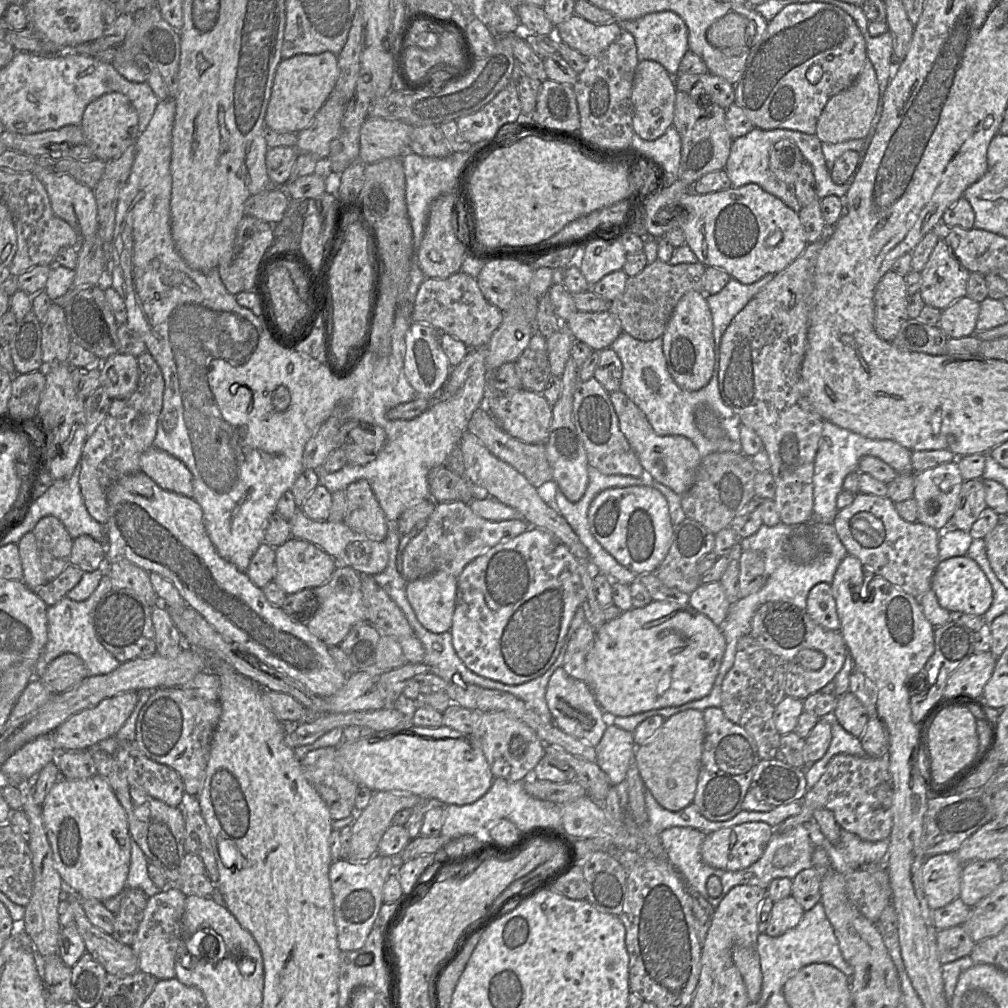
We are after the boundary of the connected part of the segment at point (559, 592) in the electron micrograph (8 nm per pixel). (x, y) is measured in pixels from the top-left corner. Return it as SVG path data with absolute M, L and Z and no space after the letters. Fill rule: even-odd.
M530 527L475 558L458 576L450 628L452 645L473 673L506 685L519 685L543 675L555 662L579 607L578 559L552 533Z

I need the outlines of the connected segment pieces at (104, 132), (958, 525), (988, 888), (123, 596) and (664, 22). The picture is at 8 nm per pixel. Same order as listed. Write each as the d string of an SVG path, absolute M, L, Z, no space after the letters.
M110 92L88 104L80 123L81 129L93 151L94 159L109 162L121 156L139 136L138 114L130 100L122 93Z
M982 479L963 481L949 527L969 532L986 507Z
M976 860L964 864L960 899L969 907L989 895L1006 878L1000 862Z
M112 588L95 608L94 627L100 643L120 662L147 658L157 651L152 609L137 595L126 589Z
M665 10L646 14L635 20L617 20L622 30L628 31L634 38L638 61L653 60L660 63L675 78L679 72L680 62L688 50L688 28L685 21L675 12Z

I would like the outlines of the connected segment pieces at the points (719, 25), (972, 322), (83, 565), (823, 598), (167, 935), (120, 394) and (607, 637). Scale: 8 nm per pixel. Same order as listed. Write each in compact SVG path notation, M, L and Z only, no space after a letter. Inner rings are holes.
M728 13L715 21L709 28L708 41L720 48L745 45L748 20L741 14Z
M964 296L942 310L939 327L949 338L974 335L981 305Z
M81 535L73 540L70 564L83 572L93 572L106 565L106 544L88 535Z
M819 583L809 591L805 611L817 624L826 629L840 630L836 602L830 584Z
M175 885L149 897L143 918L134 935L131 949L137 957L139 970L159 980L175 978L175 958L181 941L182 917L186 895Z
M117 353L100 365L100 387L113 399L125 399L137 388L139 369L137 357Z
M652 600L642 608L631 608L604 622L595 631L592 649L586 658L588 686L604 713L627 717L666 707L676 707L707 696L716 680L726 649L726 640L713 621L689 604Z

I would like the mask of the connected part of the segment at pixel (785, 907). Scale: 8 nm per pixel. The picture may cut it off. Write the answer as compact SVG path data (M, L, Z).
M792 895L774 902L765 933L772 937L783 935L798 925L804 913Z

